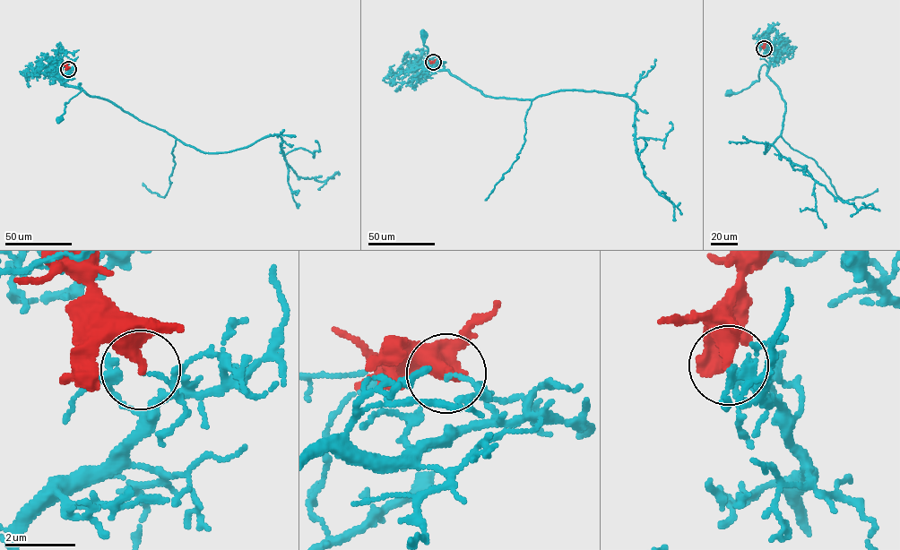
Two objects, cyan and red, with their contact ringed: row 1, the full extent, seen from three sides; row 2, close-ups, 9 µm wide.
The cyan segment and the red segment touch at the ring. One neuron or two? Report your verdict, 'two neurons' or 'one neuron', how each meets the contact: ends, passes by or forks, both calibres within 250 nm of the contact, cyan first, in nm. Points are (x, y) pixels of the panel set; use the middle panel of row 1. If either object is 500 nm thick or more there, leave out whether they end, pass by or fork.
two neurons; cyan ends there; red ends there; 120 nm thick on the cyan side, 400 nm on the other

